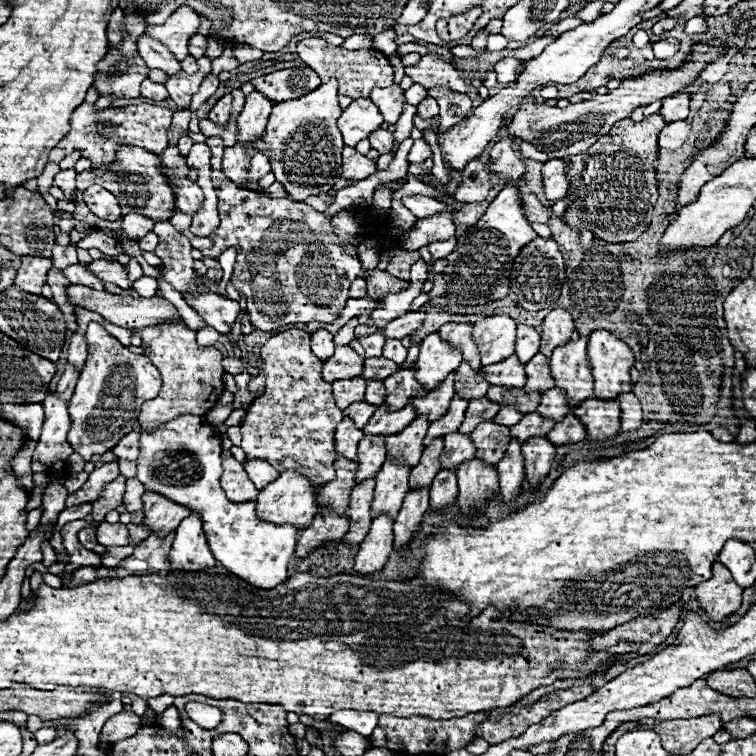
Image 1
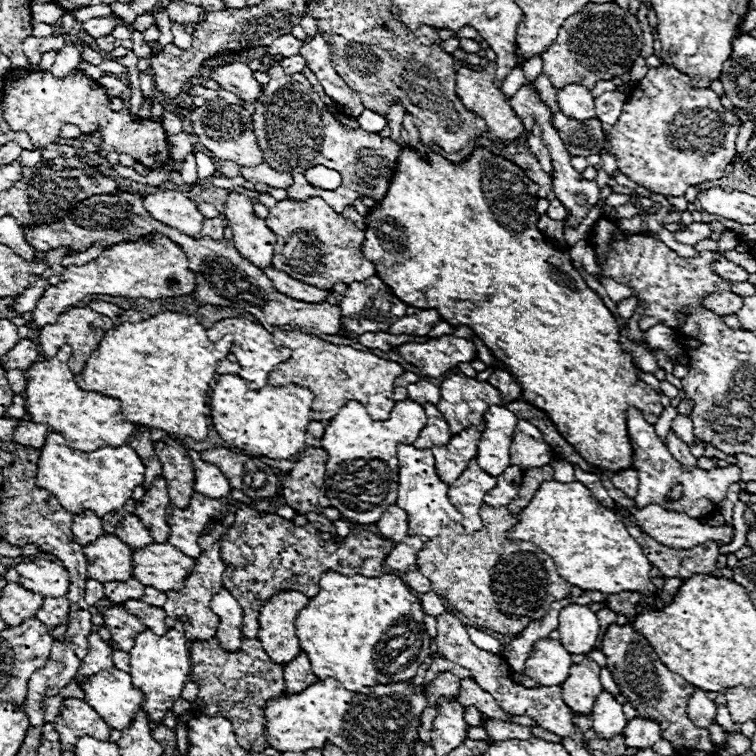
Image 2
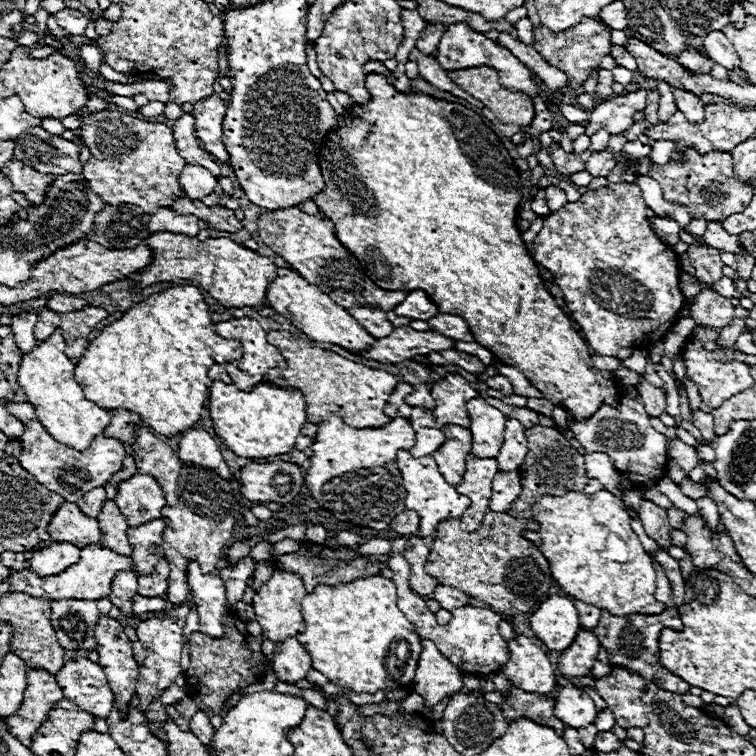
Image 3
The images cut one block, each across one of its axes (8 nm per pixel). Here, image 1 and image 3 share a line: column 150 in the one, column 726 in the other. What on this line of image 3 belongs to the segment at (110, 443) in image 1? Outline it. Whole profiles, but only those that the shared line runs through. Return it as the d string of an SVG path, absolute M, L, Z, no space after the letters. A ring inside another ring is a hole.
M690 338L686 342L686 350L684 350L684 366L686 366L686 374L698 384L700 388L700 396L702 396L702 404L700 410L702 412L712 412L714 408L718 408L724 400L728 400L730 396L734 396L736 392L742 392L744 388L750 388L754 384L752 376L750 376L750 368L742 362L718 362L712 358L712 352L702 348L702 342L696 338Z

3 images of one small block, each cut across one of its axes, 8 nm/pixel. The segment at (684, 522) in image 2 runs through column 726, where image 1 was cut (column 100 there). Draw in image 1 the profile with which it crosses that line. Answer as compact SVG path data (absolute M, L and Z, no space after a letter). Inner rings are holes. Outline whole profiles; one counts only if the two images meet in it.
M102 522L98 526L98 544L102 546L126 546L128 544L128 530L122 522L110 524L110 522Z

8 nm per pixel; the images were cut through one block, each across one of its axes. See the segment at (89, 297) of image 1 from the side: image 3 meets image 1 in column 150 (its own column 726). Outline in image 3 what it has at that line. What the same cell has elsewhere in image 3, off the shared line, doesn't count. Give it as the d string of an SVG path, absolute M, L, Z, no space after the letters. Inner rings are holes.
M704 288L698 296L692 298L690 316L696 320L696 324L708 328L724 328L734 320L734 306L718 292Z

